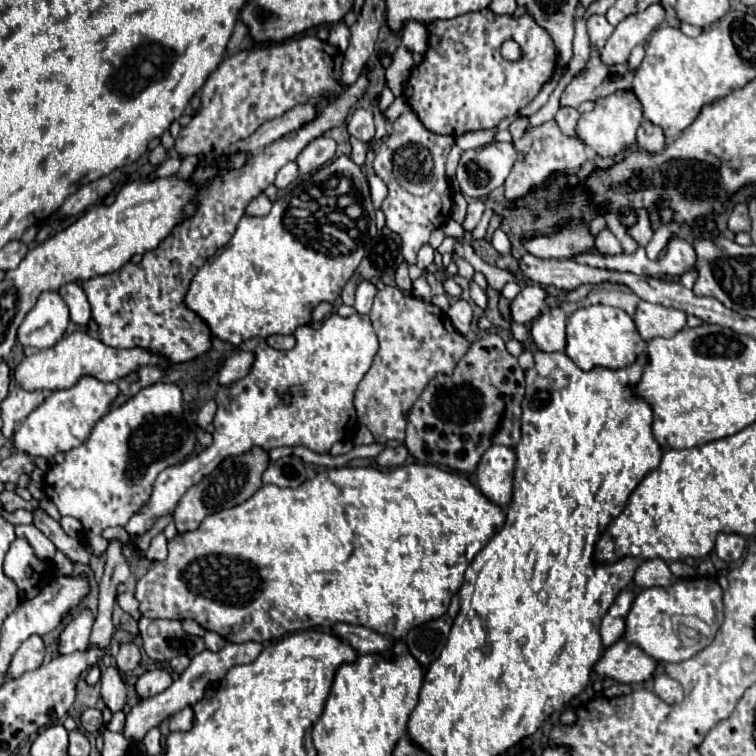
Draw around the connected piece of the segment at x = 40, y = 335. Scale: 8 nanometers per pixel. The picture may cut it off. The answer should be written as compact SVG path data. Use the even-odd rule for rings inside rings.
M42 292L18 328L18 342L32 348L50 348L64 336L68 322L68 306L60 294Z

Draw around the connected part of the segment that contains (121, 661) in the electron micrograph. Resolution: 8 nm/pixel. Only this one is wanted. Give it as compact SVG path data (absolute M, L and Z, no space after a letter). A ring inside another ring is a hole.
M126 642L120 646L120 652L116 656L116 666L120 672L130 672L140 664L140 650L136 644Z

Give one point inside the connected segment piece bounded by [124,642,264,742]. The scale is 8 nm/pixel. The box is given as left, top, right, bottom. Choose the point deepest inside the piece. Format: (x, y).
(188, 688)

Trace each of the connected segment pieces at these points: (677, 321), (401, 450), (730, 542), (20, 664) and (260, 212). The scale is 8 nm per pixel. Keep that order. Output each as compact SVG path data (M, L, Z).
M640 302L638 312L636 312L636 328L640 336L648 342L656 336L670 338L682 328L686 328L686 312L678 308L668 308L662 304L652 304L652 302Z
M400 444L398 448L386 448L378 458L376 462L384 468L394 468L394 466L402 466L408 458L408 448L404 444Z
M718 534L716 536L716 554L724 562L738 562L744 552L746 540L740 534Z
M30 636L28 640L24 640L20 644L20 648L16 650L12 664L8 668L8 678L18 678L24 672L36 670L44 660L44 642L40 636Z
M260 194L260 196L256 196L256 198L248 204L246 214L248 214L248 216L266 216L266 214L270 212L270 208L272 208L272 202L270 202L264 194Z

